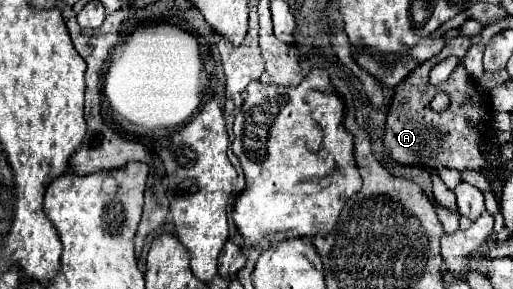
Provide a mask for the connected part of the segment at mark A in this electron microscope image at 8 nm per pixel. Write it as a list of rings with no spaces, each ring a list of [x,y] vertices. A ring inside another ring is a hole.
[[[464,35],[448,39],[446,47],[434,59],[430,59],[430,63],[422,63],[422,67],[418,67],[394,89],[394,97],[386,115],[384,147],[396,163],[416,165],[434,173],[440,173],[442,169],[492,171],[496,167],[496,163],[482,153],[482,143],[486,143],[488,139],[488,129],[492,121],[492,101],[488,93],[480,93],[476,81],[466,73],[466,67],[462,63],[470,45],[470,39]],[[448,55],[458,57],[460,63],[452,71],[448,81],[432,87],[428,83],[430,69],[436,63],[444,61]],[[438,91],[446,91],[452,97],[452,105],[444,113],[436,113],[430,109],[430,101]]]

